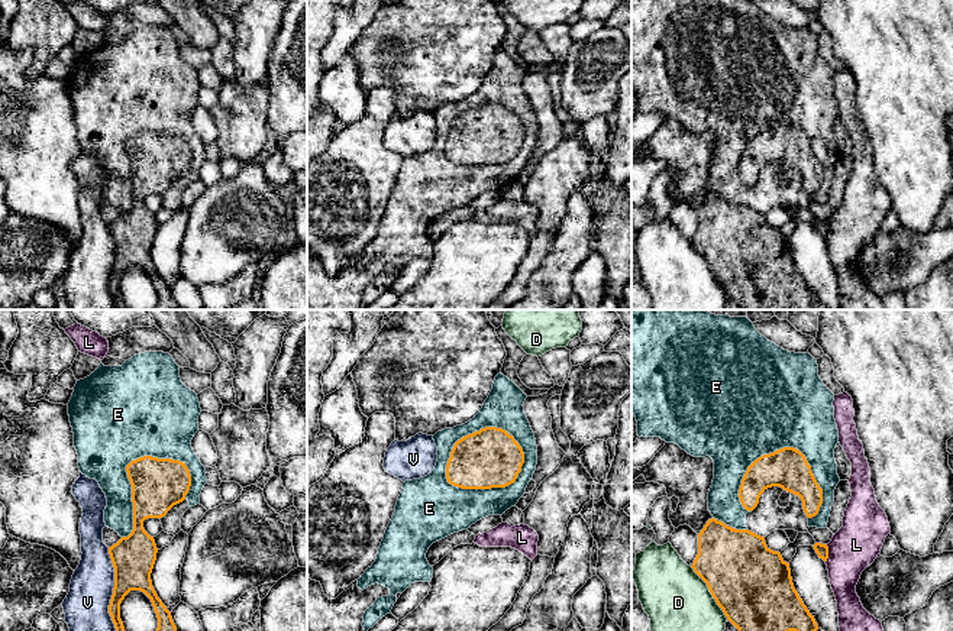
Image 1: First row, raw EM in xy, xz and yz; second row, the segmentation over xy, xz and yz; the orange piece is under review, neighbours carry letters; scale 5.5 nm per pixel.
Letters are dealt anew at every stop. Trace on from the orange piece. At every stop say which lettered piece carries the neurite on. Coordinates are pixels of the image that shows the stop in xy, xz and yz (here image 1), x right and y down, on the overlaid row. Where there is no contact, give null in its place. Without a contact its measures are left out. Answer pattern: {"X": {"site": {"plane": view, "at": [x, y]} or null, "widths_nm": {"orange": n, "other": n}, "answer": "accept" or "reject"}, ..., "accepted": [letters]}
{"D": {"site": {"plane": "yz", "at": [708, 588]}, "widths_nm": {"orange": 440, "other": 360}, "answer": "reject"}, "E": {"site": {"plane": "xz", "at": [496, 486]}, "widths_nm": {"orange": 320, "other": 240}, "answer": "reject"}, "L": {"site": {"plane": "yz", "at": [827, 553]}, "widths_nm": {"orange": 70, "other": 260}, "answer": "reject"}, "V": {"site": {"plane": "xy", "at": [113, 589]}, "widths_nm": {"orange": 240, "other": 260}, "answer": "reject"}, "accepted": []}

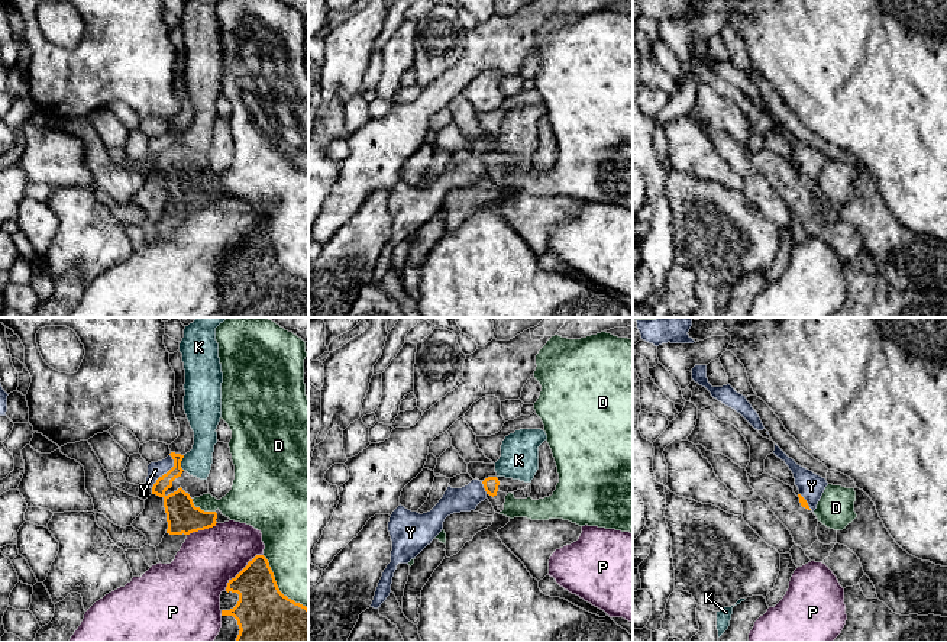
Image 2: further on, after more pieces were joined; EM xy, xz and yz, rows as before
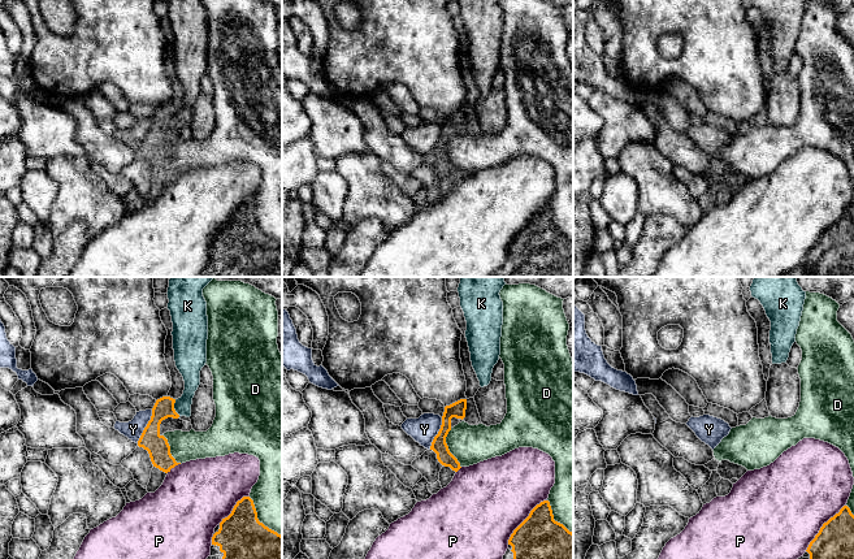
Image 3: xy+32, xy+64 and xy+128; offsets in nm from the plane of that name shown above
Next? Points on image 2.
{"D": {"site": {"plane": "xy", "at": [277, 587]}, "widths_nm": {"orange": 400, "other": 440}, "answer": "reject"}, "K": {"site": {"plane": "xy", "at": [180, 463]}, "widths_nm": {"orange": 160, "other": 160}, "answer": "reject"}, "P": {"site": {"plane": "xy", "at": [242, 570]}, "widths_nm": {"orange": 280, "other": 320}, "answer": "reject"}, "Y": {"site": {"plane": "xy", "at": [168, 471]}, "widths_nm": {"orange": 170, "other": 90}, "answer": "reject"}, "accepted": []}

